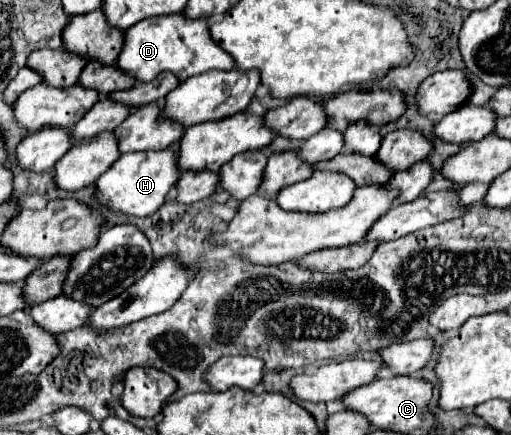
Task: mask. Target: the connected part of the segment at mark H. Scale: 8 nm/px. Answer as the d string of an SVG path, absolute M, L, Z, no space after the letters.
M175 150L121 154L119 160L111 164L95 182L95 202L109 208L115 214L149 216L165 202L165 196L177 184L177 178L179 168Z

